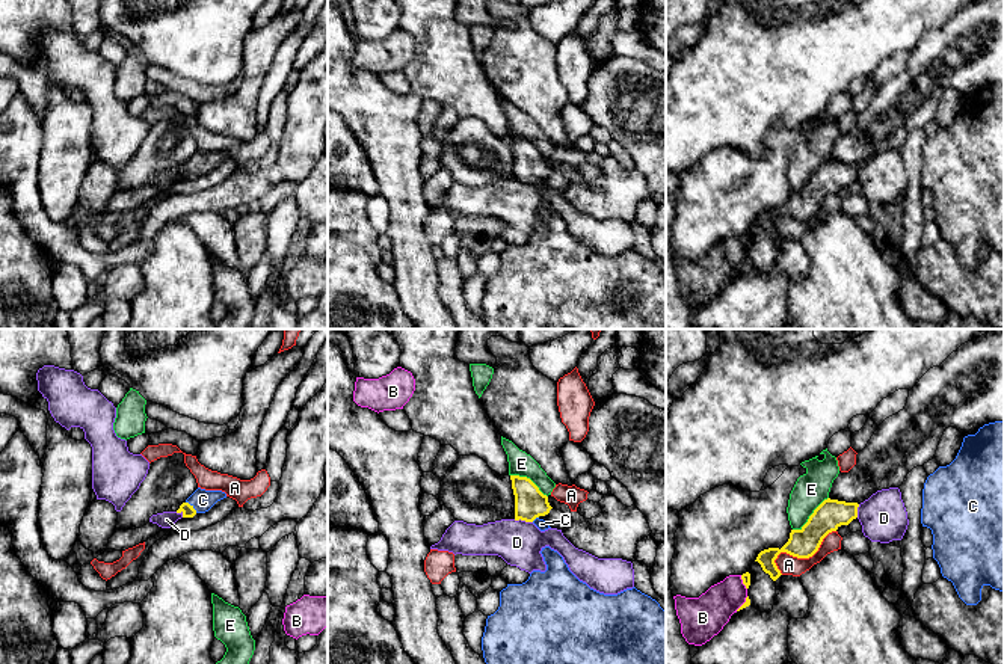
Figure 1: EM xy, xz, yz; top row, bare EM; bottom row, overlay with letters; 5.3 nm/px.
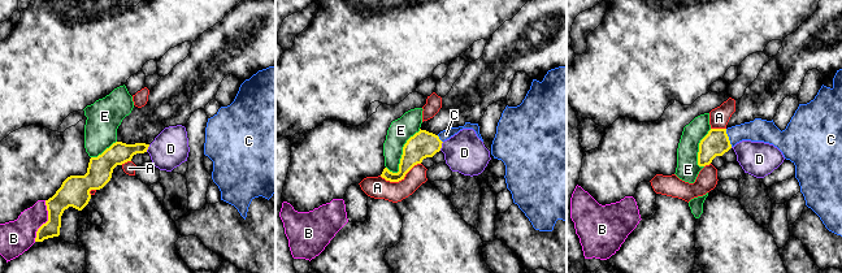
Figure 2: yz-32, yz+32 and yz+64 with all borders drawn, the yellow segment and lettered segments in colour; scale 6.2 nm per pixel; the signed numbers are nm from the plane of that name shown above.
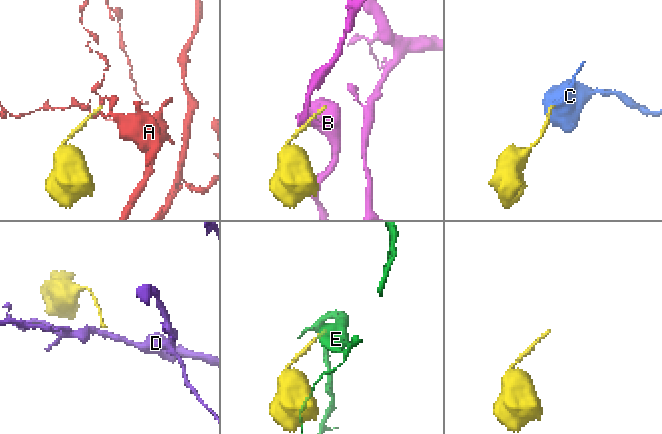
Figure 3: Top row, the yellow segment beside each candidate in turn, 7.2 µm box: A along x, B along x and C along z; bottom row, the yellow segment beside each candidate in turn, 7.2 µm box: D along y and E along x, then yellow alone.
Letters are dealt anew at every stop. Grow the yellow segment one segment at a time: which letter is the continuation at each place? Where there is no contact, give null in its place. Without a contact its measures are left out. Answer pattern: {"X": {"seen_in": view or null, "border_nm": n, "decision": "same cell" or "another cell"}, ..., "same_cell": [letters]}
{"A": {"seen_in": "yz", "border_nm": 380, "decision": "another cell"}, "B": {"seen_in": "yz", "border_nm": 100, "decision": "another cell"}, "C": {"seen_in": "xy", "border_nm": 90, "decision": "same cell"}, "D": {"seen_in": "xz", "border_nm": 110, "decision": "another cell"}, "E": {"seen_in": "yz", "border_nm": 260, "decision": "another cell"}, "same_cell": ["C"]}

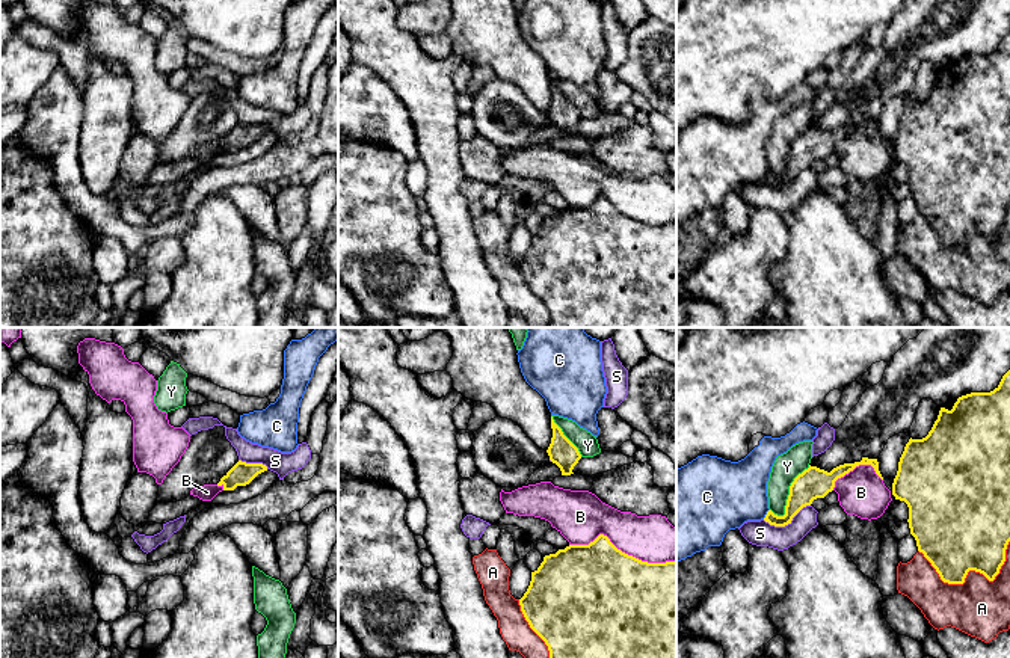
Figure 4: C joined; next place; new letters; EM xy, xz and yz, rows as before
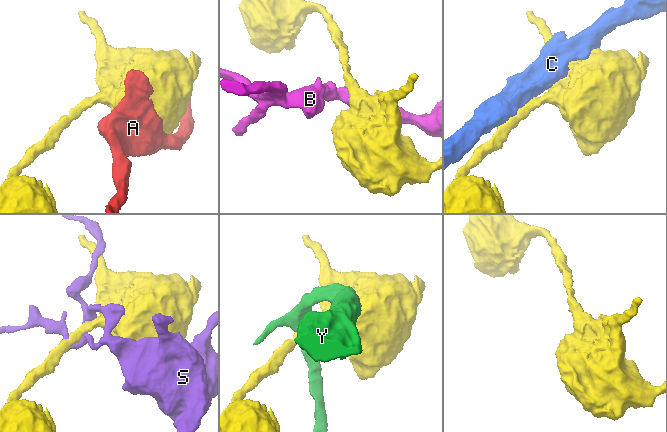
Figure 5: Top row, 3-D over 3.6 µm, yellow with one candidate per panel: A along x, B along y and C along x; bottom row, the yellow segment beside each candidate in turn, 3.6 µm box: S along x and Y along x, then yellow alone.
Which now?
{"A": {"seen_in": "yz", "border_nm": 500, "decision": "another cell"}, "B": {"seen_in": "xz", "border_nm": 550, "decision": "another cell"}, "C": {"seen_in": "yz", "border_nm": 70, "decision": "another cell"}, "S": {"seen_in": "yz", "border_nm": 260, "decision": "another cell"}, "Y": {"seen_in": "yz", "border_nm": 320, "decision": "another cell"}, "same_cell": []}

